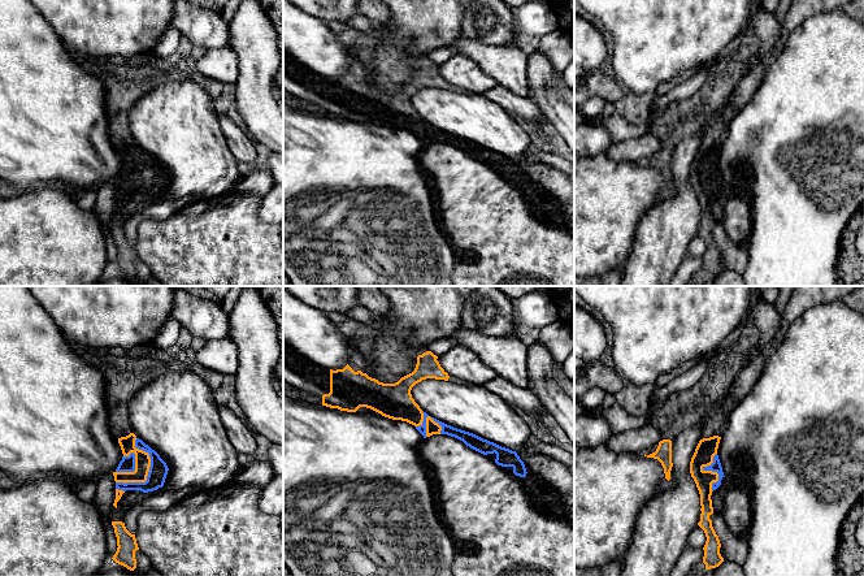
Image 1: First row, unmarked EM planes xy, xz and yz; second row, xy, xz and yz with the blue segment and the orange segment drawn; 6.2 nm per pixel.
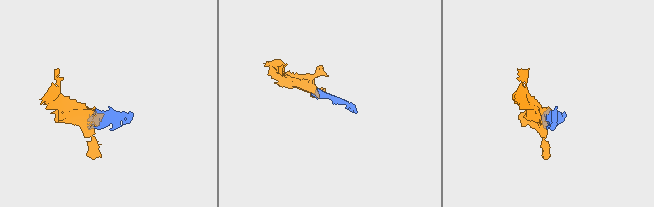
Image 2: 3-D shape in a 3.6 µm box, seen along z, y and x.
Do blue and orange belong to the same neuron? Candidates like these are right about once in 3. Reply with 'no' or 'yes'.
yes

